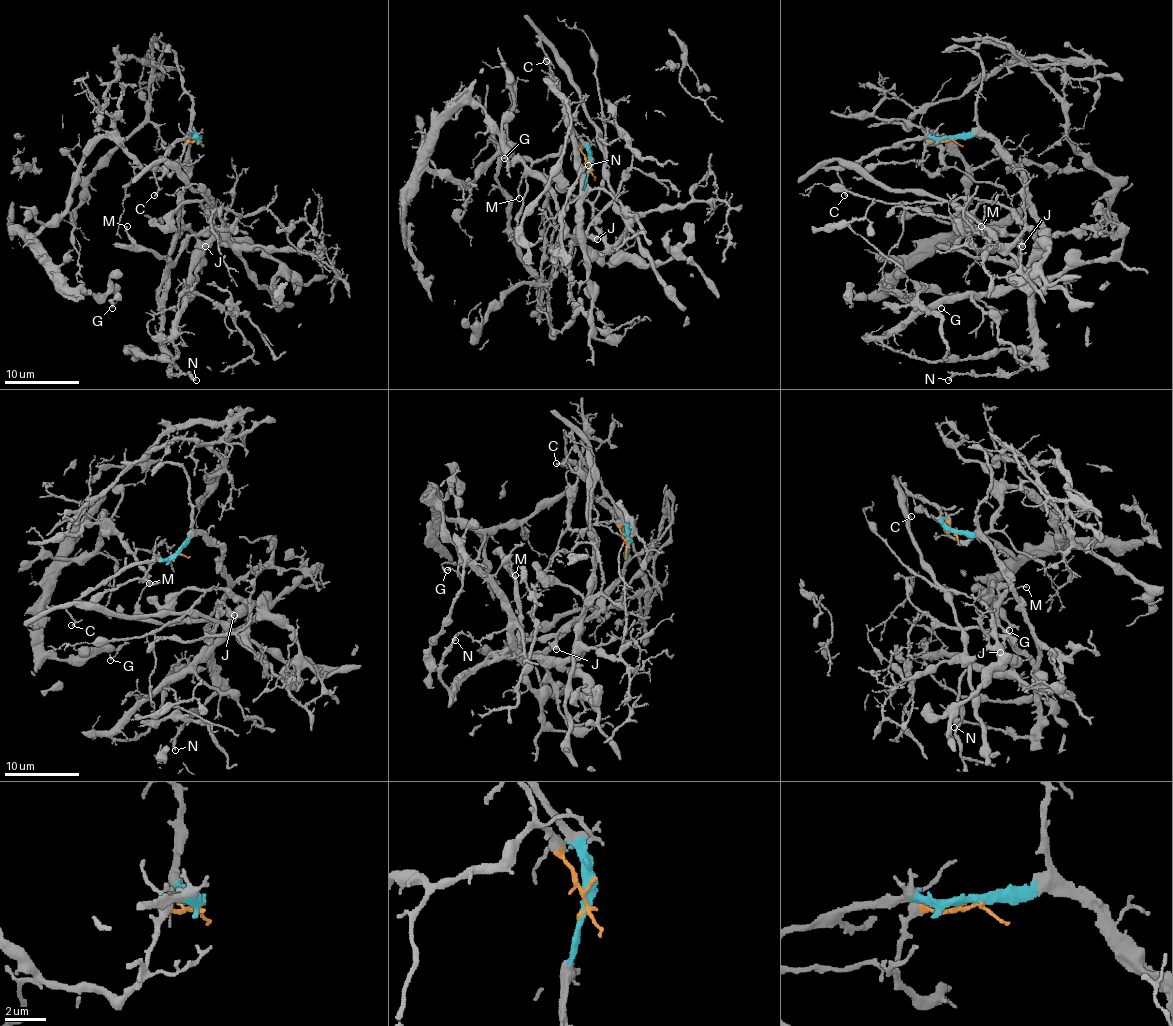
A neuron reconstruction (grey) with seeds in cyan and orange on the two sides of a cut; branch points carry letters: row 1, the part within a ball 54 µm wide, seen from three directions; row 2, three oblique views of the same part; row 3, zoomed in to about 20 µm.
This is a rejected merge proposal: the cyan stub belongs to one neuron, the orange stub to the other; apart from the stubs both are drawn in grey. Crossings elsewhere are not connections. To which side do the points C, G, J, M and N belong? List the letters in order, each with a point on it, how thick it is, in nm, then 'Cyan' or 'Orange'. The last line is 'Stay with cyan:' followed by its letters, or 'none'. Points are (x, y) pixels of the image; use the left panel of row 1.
C: Place: (154, 195). Thickness 110 nm. Cyan
G: Place: (112, 308). Thickness 200 nm. Orange
J: Place: (205, 246). Thickness 550 nm. Cyan
M: Place: (127, 226). Thickness 120 nm. Cyan
N: Place: (196, 380). Thickness 220 nm. Cyan
Stay with cyan: C, J, M, N

